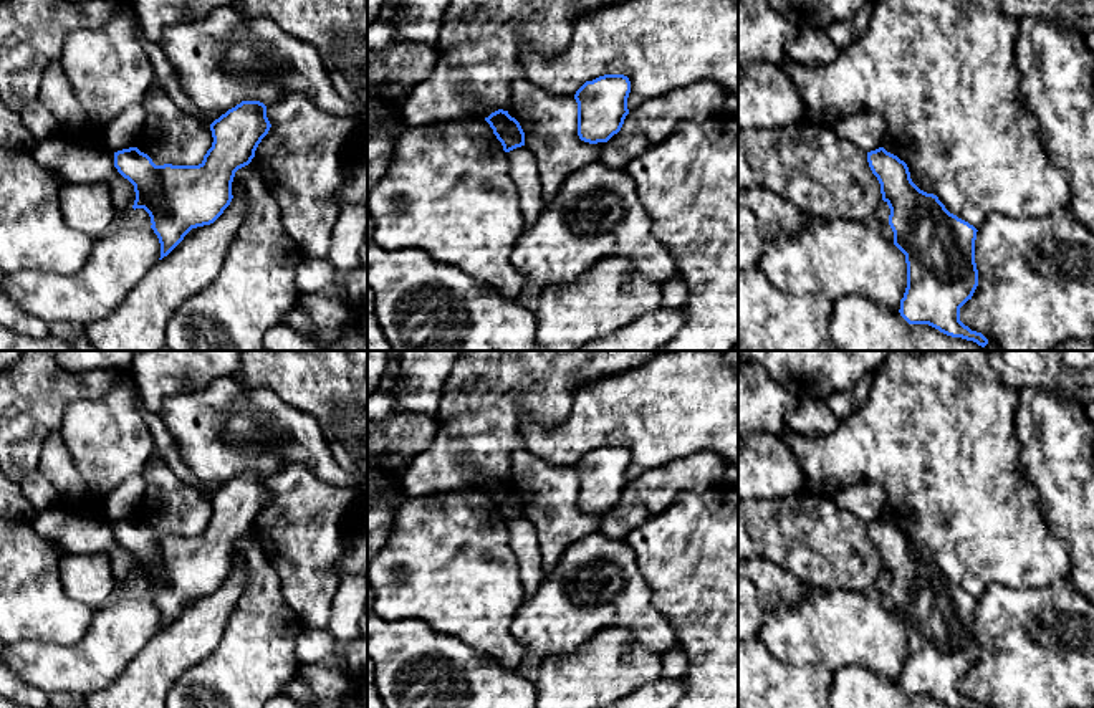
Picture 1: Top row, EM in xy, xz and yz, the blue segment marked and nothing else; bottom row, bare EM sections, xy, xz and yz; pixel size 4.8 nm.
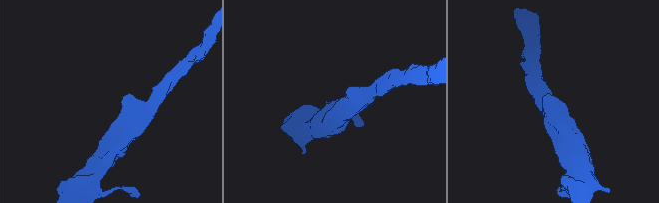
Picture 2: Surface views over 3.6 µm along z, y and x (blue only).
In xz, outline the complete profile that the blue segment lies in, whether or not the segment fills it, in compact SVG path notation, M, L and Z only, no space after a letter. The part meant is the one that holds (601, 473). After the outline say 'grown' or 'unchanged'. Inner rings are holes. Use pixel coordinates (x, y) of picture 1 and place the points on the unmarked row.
M604 445L586 452L574 465L578 506L589 514L607 513L624 495L631 452L624 445Z | unchanged

